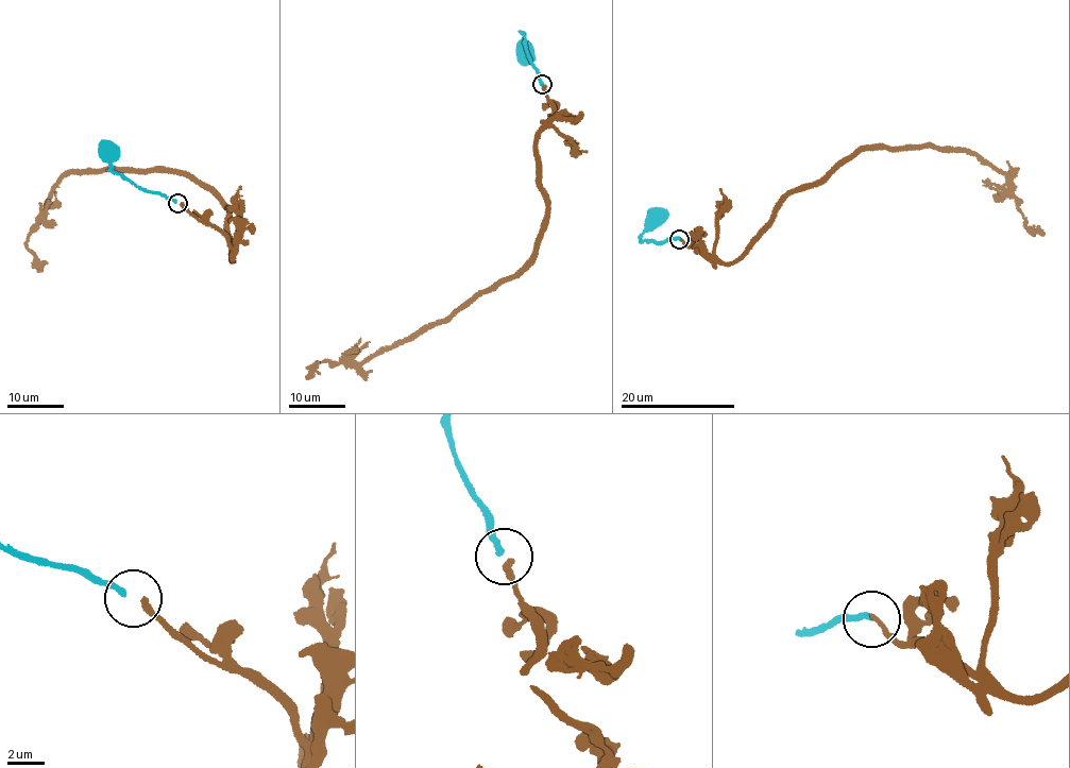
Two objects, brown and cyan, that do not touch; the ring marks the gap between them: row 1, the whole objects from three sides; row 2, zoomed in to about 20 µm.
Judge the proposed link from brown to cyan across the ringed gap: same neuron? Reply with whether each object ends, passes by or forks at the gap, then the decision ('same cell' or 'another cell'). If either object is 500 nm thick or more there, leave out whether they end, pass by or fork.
brown ends; cyan ends; same cell

